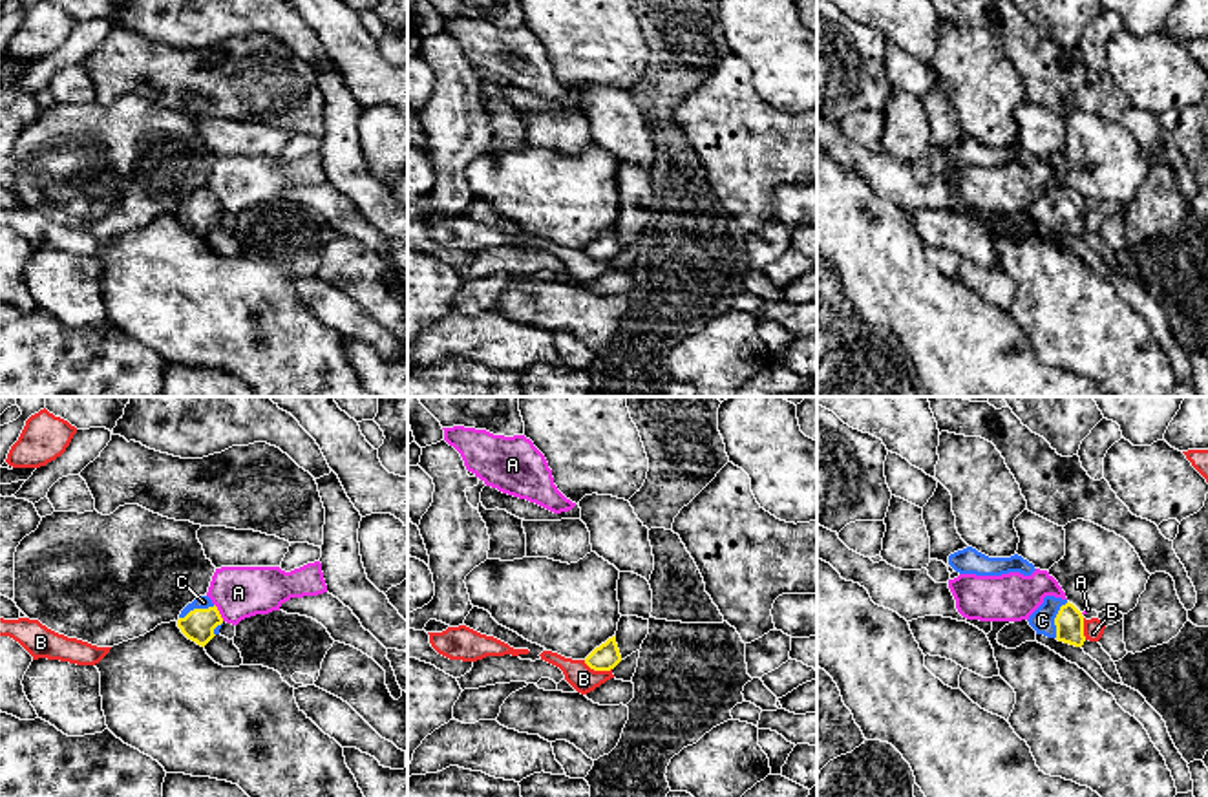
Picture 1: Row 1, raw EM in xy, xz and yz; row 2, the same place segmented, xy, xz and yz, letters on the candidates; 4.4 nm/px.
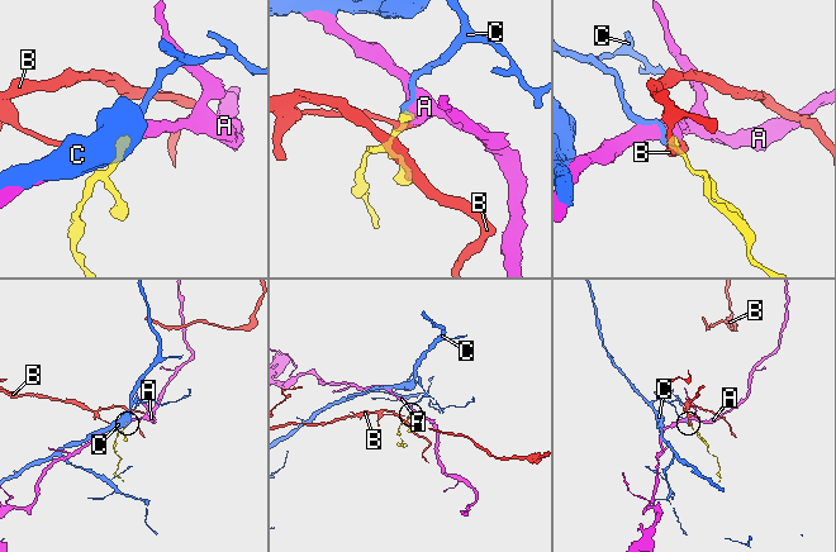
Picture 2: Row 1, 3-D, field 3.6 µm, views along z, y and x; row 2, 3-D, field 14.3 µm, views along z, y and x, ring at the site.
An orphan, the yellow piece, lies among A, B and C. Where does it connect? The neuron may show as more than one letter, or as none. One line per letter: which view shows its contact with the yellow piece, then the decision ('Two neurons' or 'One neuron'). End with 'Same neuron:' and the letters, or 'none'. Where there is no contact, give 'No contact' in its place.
A: Touches yellow in xy. Two neurons
B: Touches yellow in xz. Two neurons
C: Touches yellow in yz. One neuron
Same neuron: C

